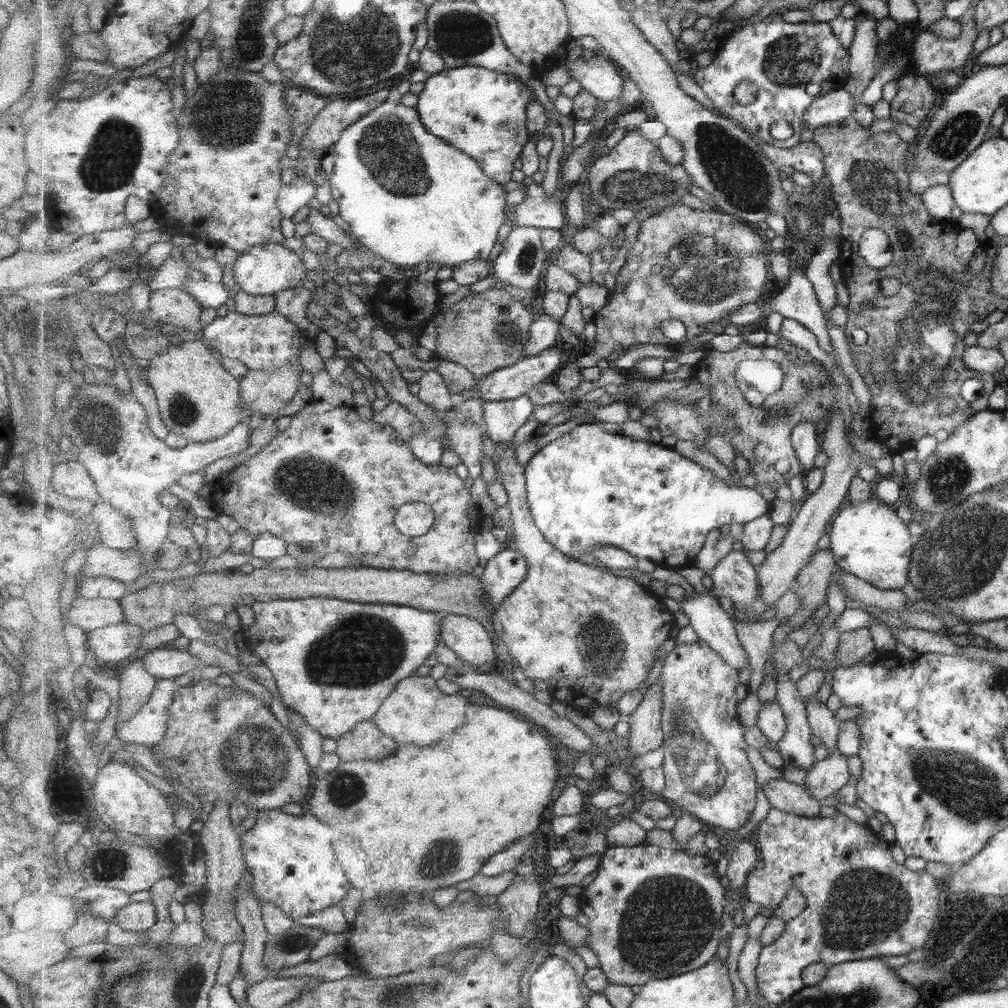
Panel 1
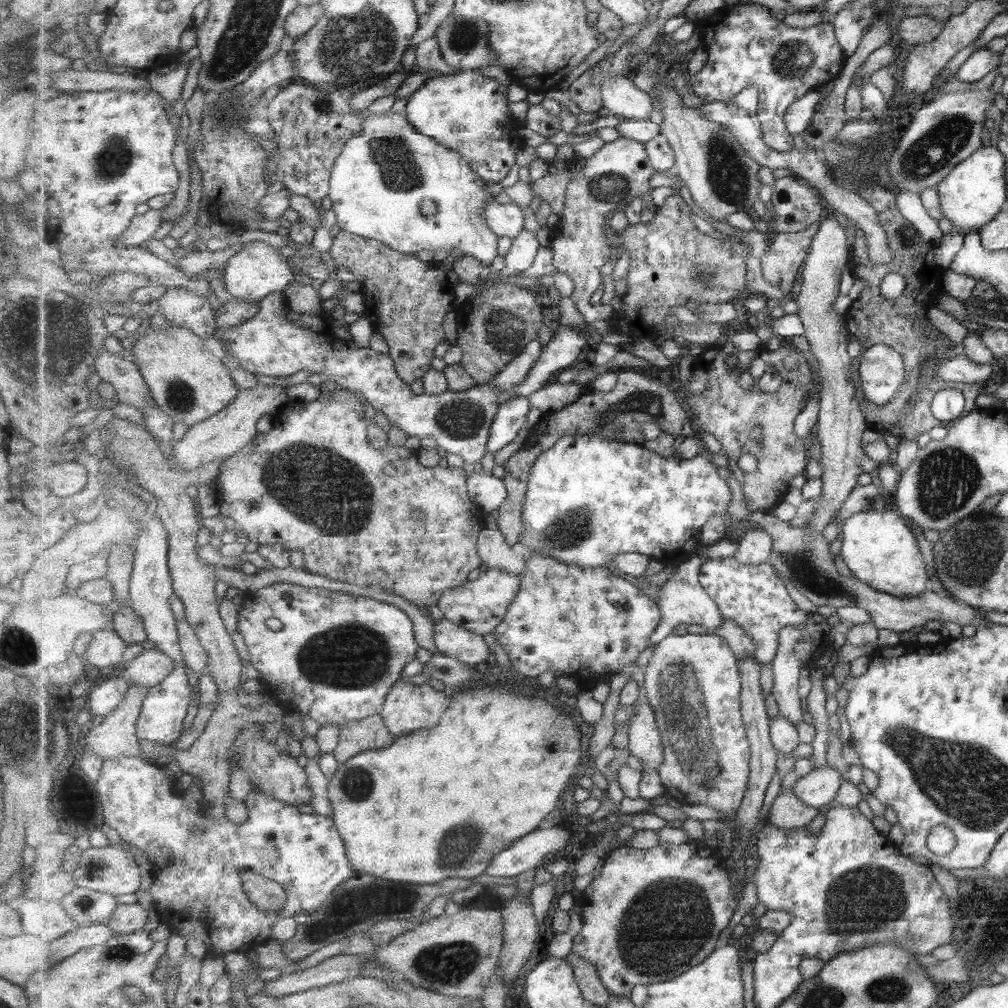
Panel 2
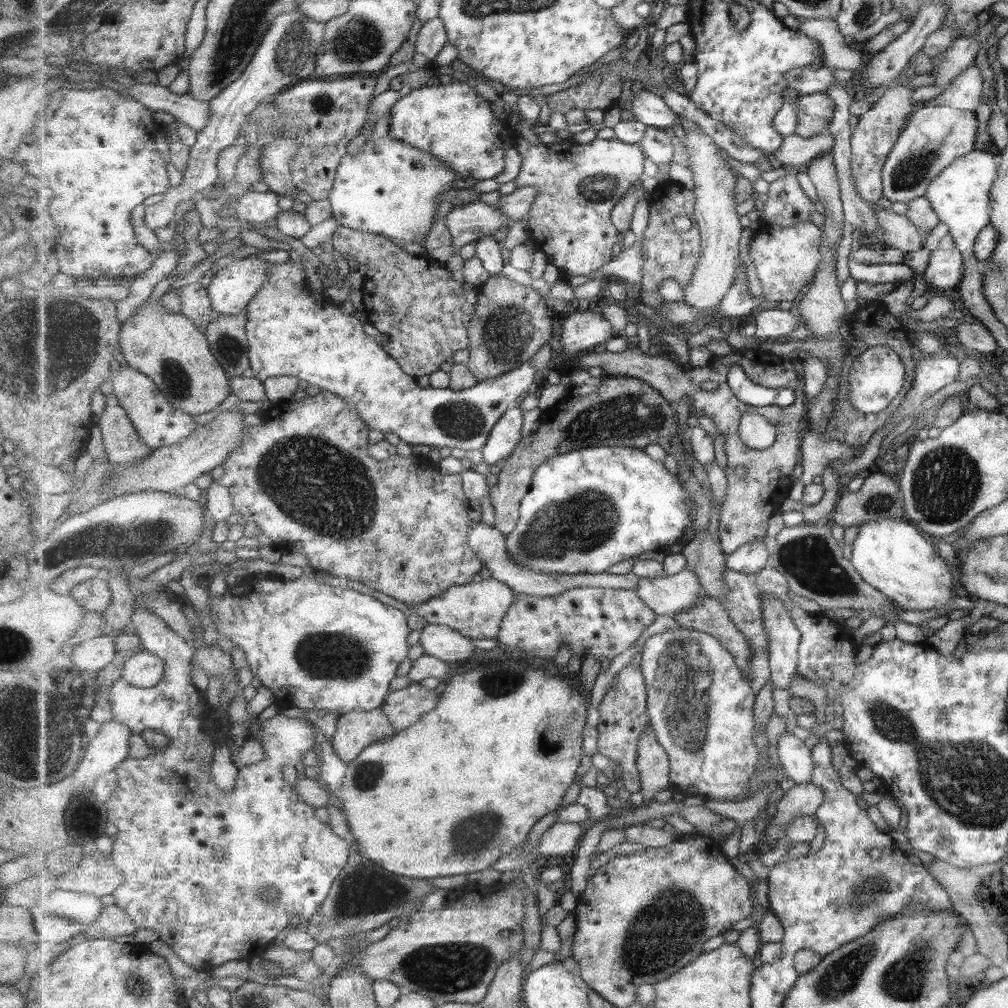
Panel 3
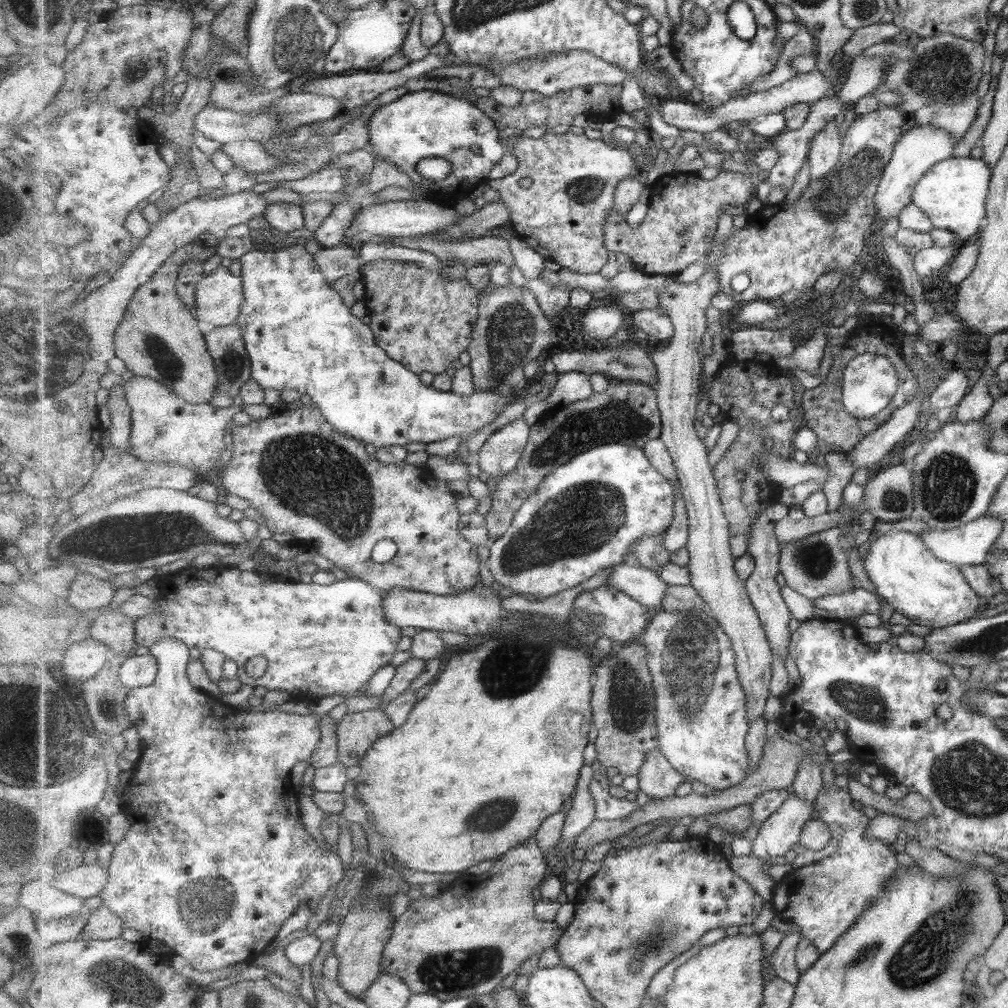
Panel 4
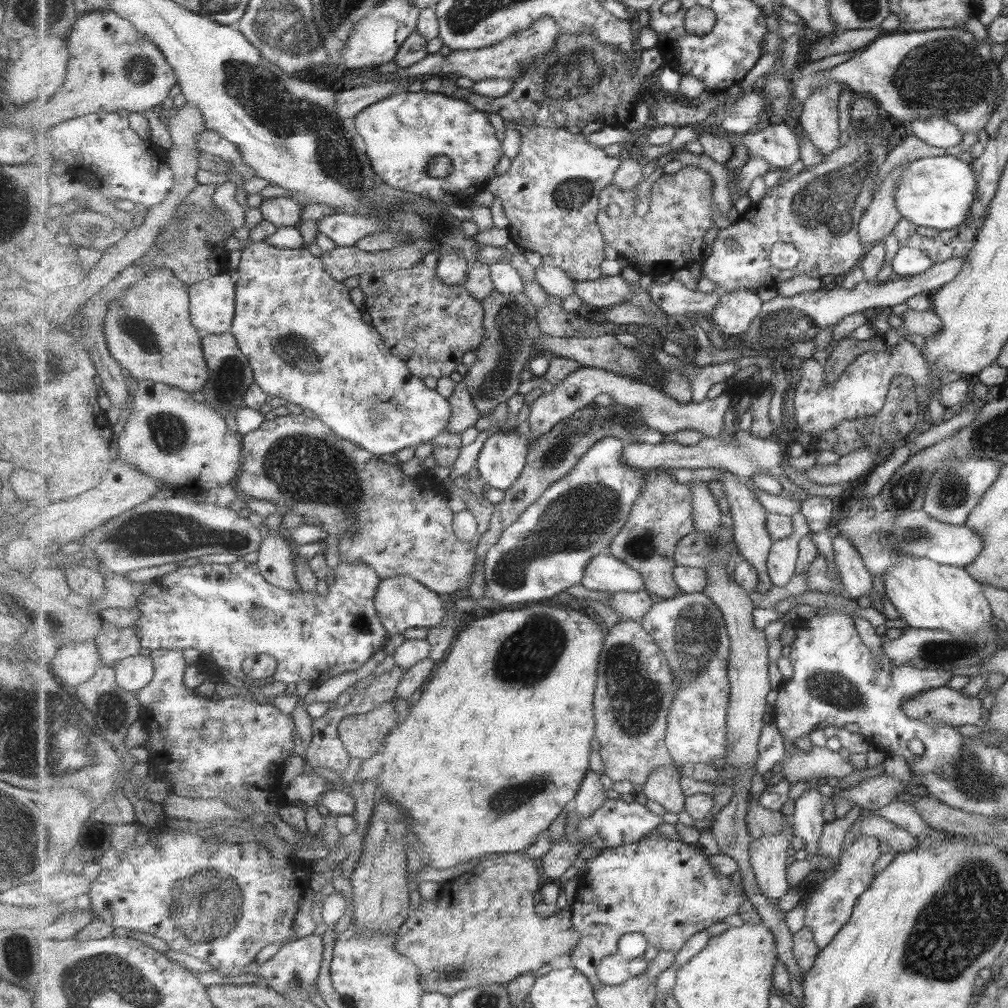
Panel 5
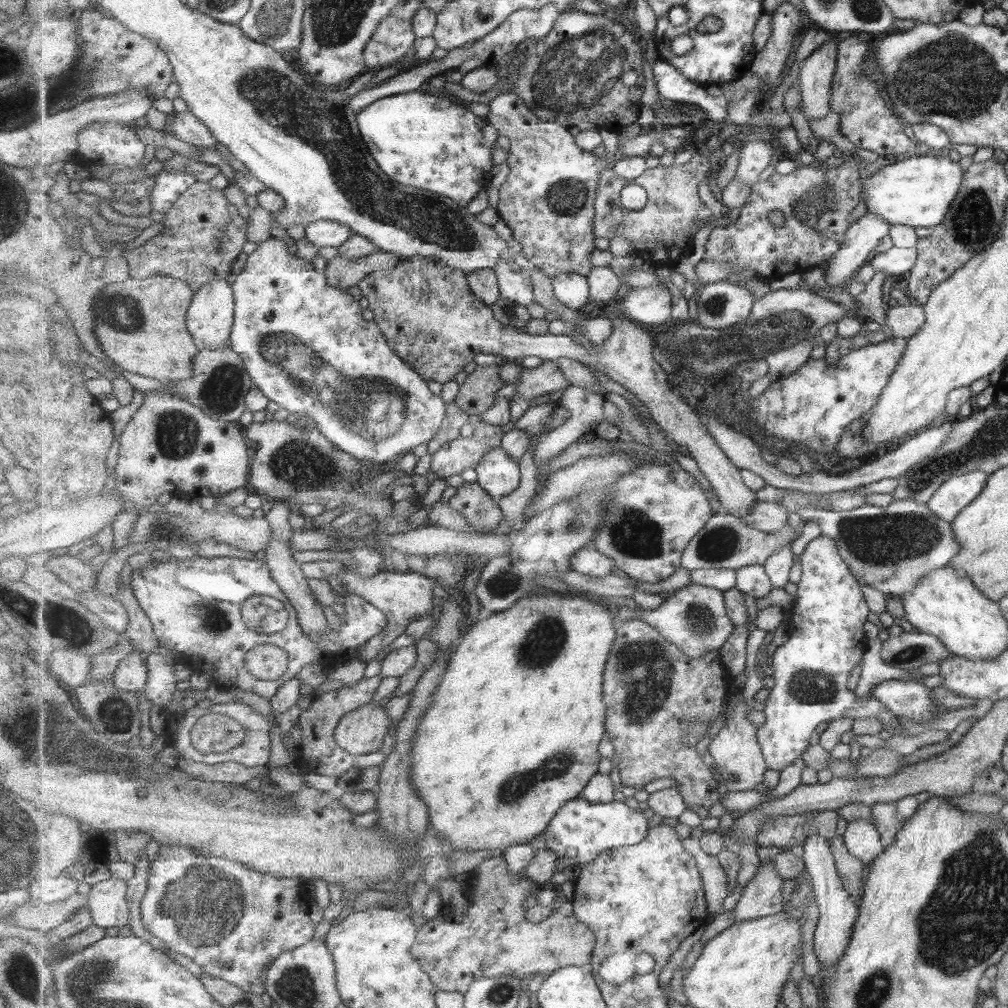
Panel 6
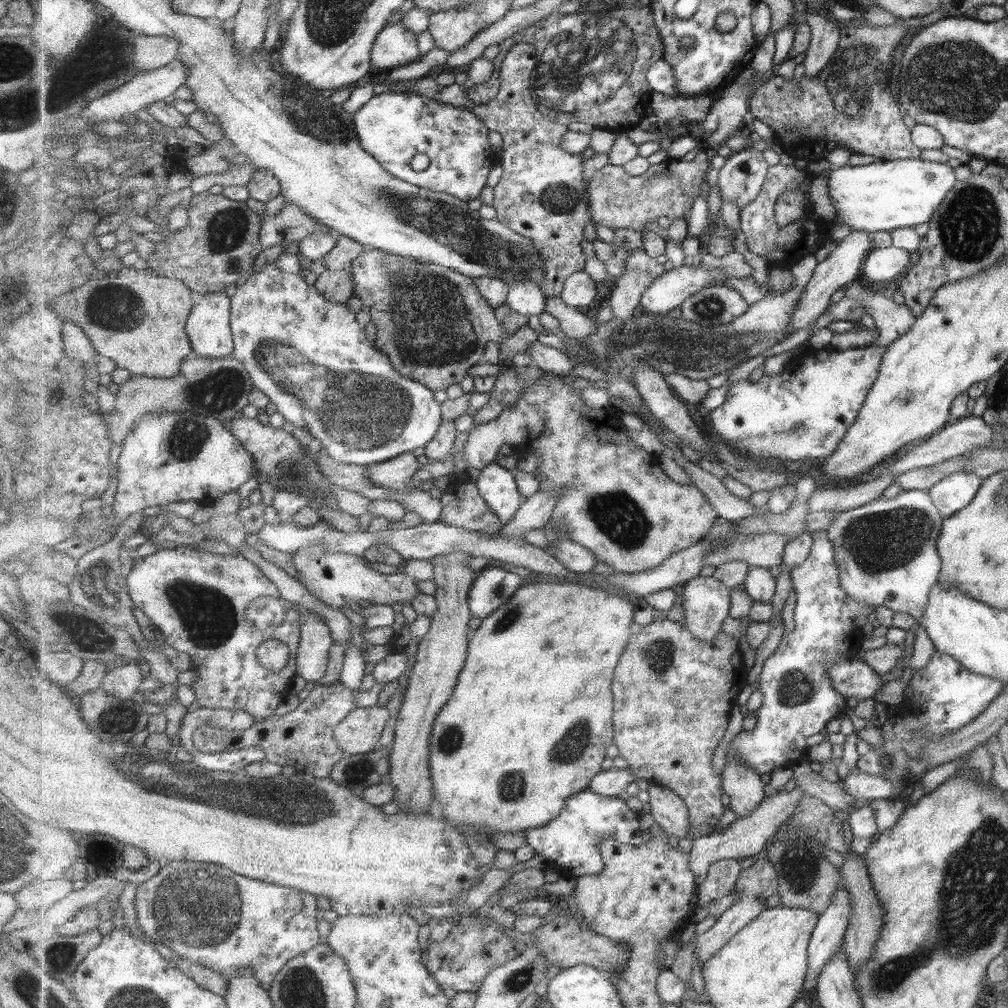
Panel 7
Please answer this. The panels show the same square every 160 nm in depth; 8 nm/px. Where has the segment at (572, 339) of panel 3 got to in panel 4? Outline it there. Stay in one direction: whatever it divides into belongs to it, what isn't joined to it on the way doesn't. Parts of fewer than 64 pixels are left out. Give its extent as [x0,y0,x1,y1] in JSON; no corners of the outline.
[581,307,625,346]

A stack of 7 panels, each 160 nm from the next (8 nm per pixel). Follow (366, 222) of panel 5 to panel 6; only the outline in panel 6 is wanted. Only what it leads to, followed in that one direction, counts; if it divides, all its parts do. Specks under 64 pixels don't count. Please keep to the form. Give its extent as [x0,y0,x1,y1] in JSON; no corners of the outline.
[305,220,353,248]

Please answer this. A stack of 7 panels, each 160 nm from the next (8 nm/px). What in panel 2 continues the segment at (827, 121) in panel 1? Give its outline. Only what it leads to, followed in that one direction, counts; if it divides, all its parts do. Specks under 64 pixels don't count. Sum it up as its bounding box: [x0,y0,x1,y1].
[785,90,828,135]

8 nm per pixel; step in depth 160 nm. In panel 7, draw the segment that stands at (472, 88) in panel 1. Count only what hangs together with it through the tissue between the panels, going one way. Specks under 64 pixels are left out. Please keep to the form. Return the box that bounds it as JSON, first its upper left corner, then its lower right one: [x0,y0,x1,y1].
[354,90,498,202]

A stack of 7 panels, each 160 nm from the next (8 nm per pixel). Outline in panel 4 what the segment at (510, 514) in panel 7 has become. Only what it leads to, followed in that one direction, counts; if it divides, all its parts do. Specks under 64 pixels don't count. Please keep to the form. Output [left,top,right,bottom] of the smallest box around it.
[477,419,532,479]

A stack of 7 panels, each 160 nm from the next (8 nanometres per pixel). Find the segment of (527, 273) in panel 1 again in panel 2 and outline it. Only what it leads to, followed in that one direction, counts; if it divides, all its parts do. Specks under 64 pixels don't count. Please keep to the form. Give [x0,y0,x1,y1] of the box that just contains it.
[506,231,539,275]

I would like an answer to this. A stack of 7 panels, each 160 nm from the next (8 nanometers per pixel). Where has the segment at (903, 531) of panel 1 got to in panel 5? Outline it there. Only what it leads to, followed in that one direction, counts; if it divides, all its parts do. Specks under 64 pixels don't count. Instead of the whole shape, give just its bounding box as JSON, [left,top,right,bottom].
[883,554,993,636]

